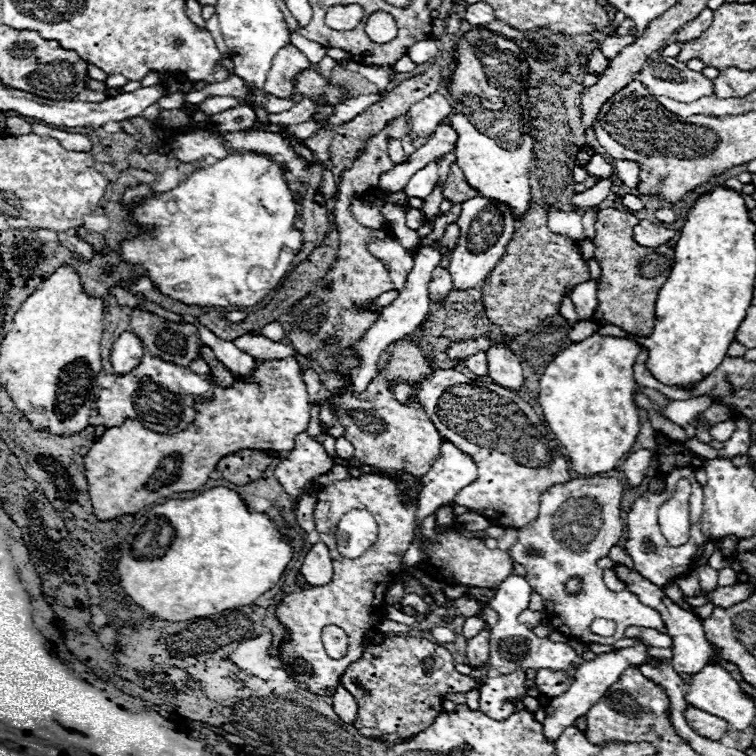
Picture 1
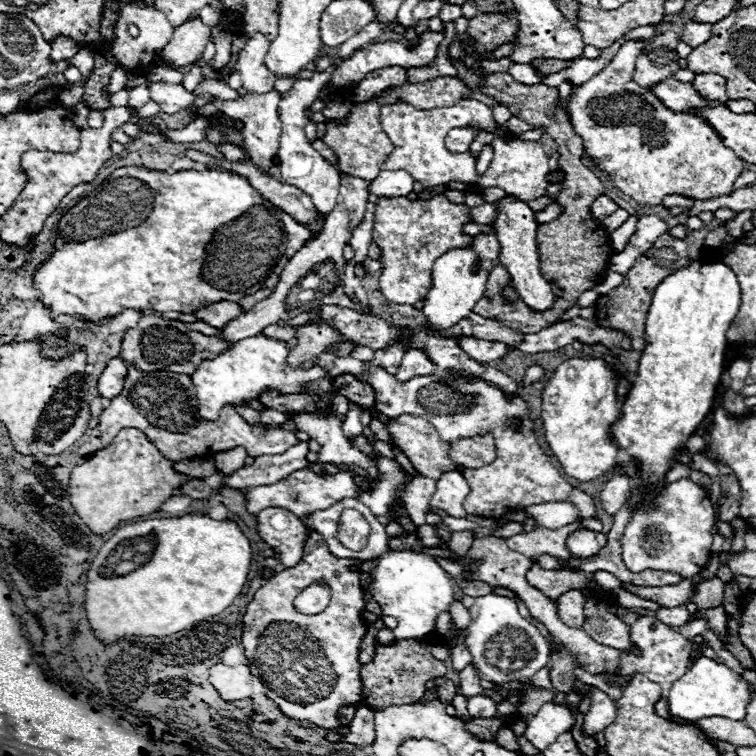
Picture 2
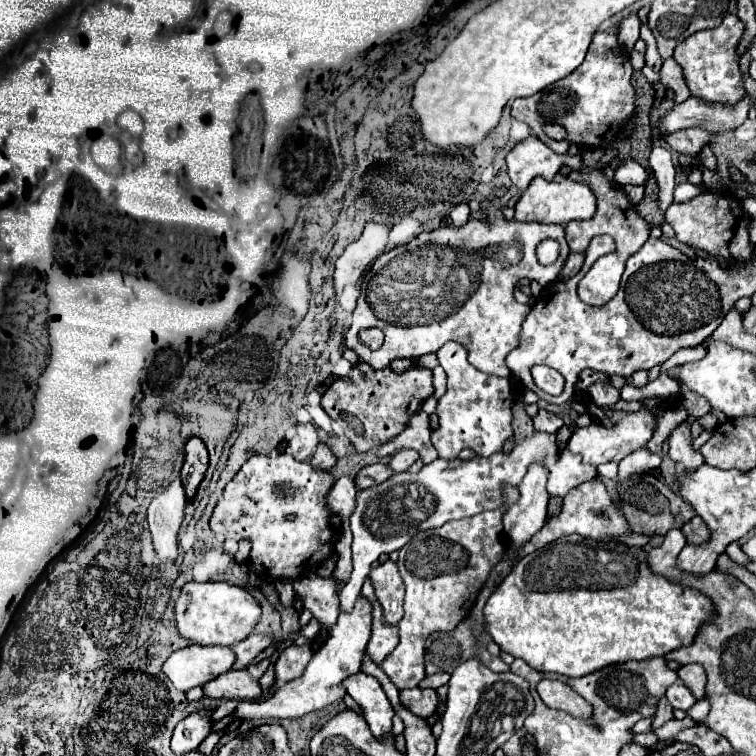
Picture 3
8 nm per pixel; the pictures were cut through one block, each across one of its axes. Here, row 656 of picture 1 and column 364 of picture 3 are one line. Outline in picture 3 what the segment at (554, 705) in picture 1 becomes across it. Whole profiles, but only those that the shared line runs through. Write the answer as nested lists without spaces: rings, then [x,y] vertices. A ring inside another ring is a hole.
[[[362,594],[356,598],[354,608],[350,612],[344,612],[340,608],[338,620],[334,628],[330,628],[330,638],[320,646],[320,650],[312,656],[308,662],[306,672],[286,682],[276,690],[276,694],[262,702],[240,702],[238,706],[238,718],[272,718],[272,720],[284,720],[284,718],[300,718],[304,714],[310,714],[314,710],[322,710],[338,700],[344,698],[346,690],[342,686],[342,680],[350,674],[360,672],[362,656],[366,650],[366,644],[370,640],[370,626],[372,626],[372,604]]]

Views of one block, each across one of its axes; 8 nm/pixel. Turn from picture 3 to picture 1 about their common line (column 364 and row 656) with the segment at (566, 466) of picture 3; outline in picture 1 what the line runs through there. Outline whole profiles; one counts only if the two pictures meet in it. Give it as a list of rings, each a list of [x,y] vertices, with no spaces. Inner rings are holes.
[[[512,574],[506,578],[498,590],[496,596],[490,602],[490,608],[498,614],[498,622],[490,628],[490,660],[488,666],[494,668],[500,674],[510,674],[512,670],[568,670],[574,664],[582,664],[582,658],[562,642],[550,642],[550,638],[538,638],[530,628],[518,622],[518,614],[528,608],[532,588],[526,578]]]

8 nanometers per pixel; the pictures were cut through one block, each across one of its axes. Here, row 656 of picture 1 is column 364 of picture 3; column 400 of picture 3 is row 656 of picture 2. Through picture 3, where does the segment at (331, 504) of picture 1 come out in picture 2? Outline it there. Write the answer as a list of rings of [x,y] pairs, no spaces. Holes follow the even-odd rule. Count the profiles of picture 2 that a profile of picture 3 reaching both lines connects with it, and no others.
[[[310,532],[304,556],[298,566],[286,568],[272,576],[252,598],[248,610],[242,618],[242,644],[244,654],[250,666],[250,672],[264,682],[268,688],[266,696],[276,702],[276,706],[294,720],[308,720],[318,728],[334,730],[340,728],[338,710],[342,706],[358,704],[362,700],[362,682],[360,682],[360,642],[366,634],[360,612],[364,610],[364,594],[360,590],[360,574],[350,570],[360,564],[360,560],[336,558],[328,552],[320,534]],[[324,578],[332,588],[330,606],[314,616],[306,616],[294,610],[292,602],[302,588],[310,582]],[[274,622],[286,622],[288,626],[274,626]],[[302,628],[308,630],[316,642],[302,642]],[[294,642],[294,648],[292,648]],[[300,642],[300,650],[296,648]],[[286,654],[286,656],[272,656]],[[330,660],[330,662],[328,662]],[[280,680],[280,682],[278,682]]]

